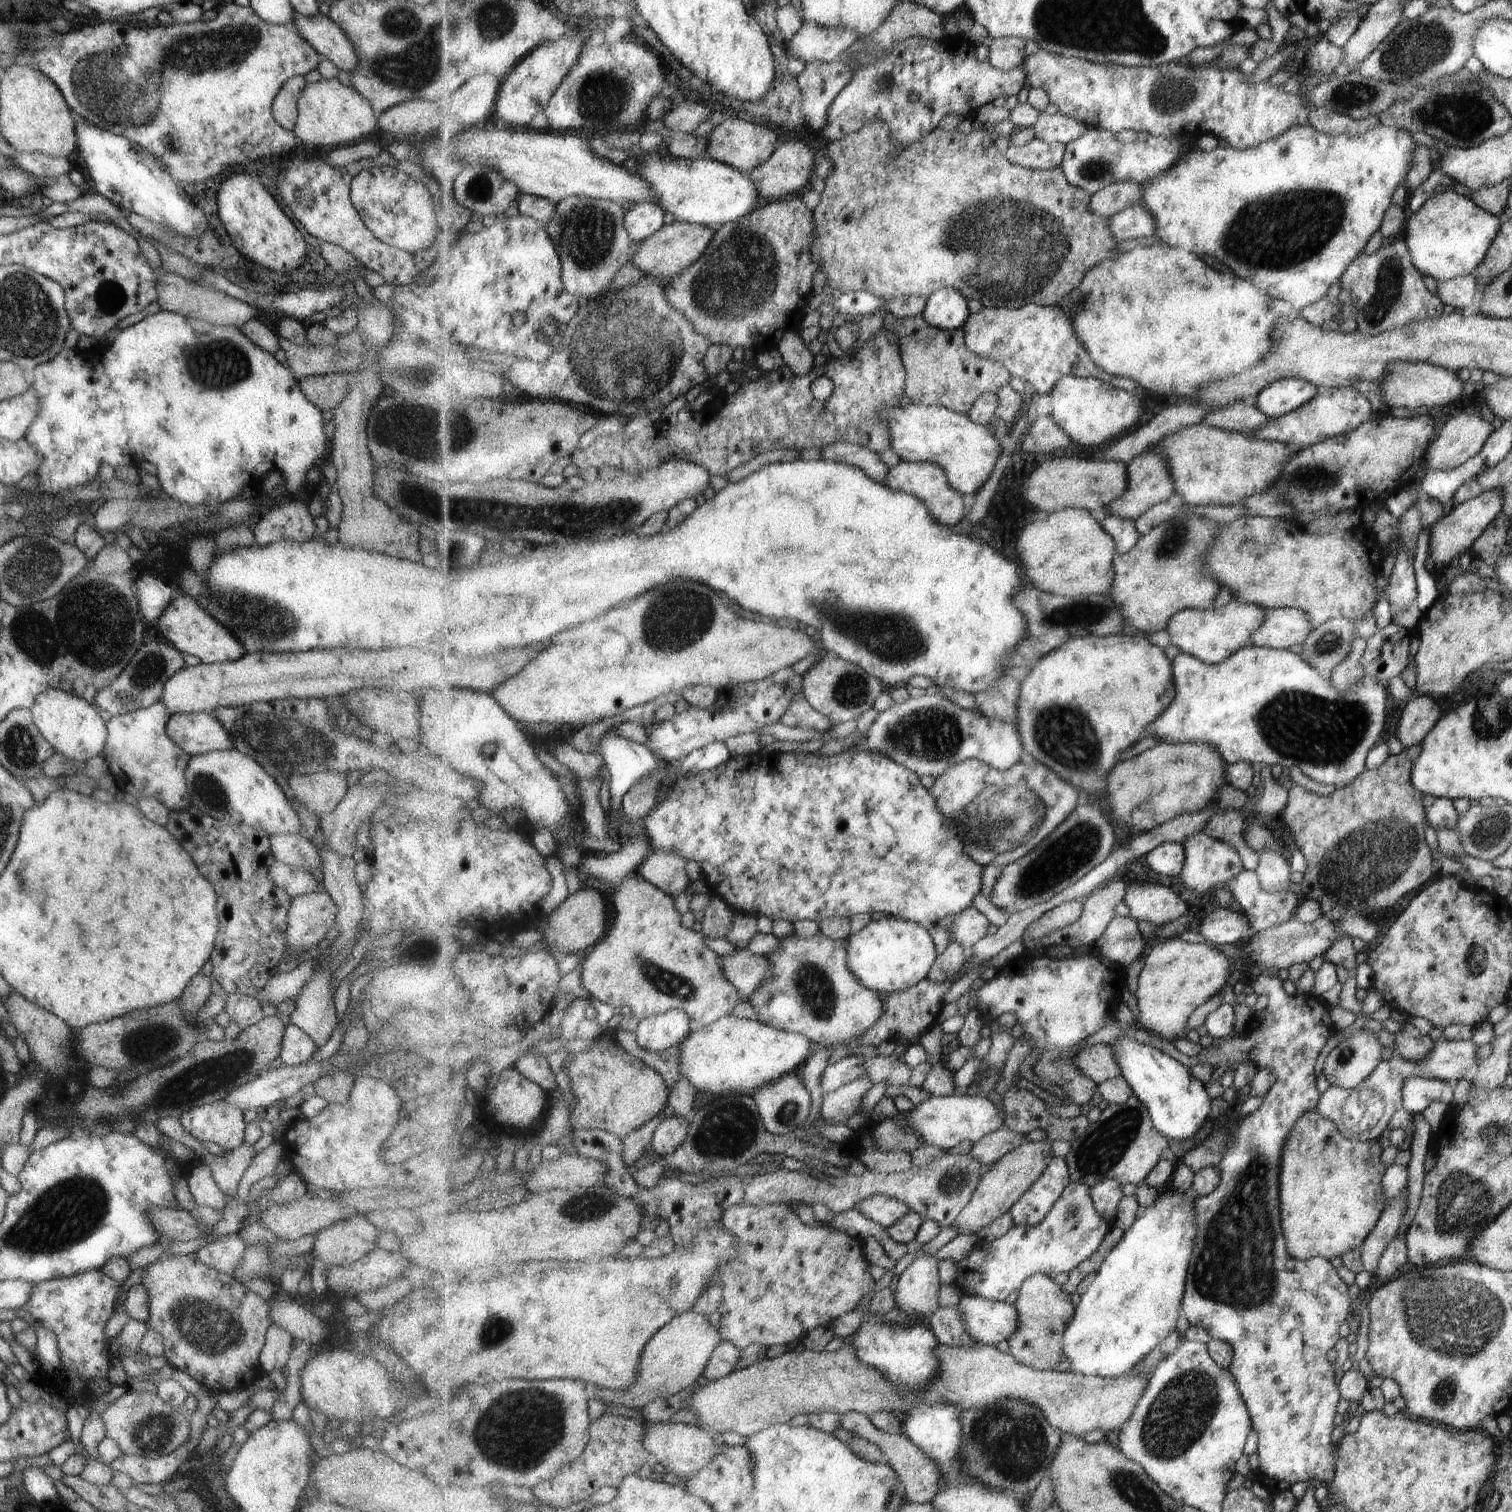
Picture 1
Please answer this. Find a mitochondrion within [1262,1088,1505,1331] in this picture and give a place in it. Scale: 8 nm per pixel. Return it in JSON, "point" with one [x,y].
{"point":[1463,1201]}

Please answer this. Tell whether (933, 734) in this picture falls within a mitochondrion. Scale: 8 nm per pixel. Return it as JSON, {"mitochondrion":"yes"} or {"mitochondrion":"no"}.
{"mitochondrion":"yes"}

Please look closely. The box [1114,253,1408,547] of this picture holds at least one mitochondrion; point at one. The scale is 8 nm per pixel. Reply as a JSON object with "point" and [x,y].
{"point":[1313,478]}

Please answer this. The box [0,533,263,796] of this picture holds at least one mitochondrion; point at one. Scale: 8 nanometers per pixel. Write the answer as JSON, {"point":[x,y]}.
{"point":[32,570]}

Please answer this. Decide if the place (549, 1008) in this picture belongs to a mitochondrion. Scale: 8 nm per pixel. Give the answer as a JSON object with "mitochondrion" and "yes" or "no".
{"mitochondrion":"no"}

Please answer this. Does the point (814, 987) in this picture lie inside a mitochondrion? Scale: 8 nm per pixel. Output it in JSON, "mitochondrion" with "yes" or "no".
{"mitochondrion":"yes"}

